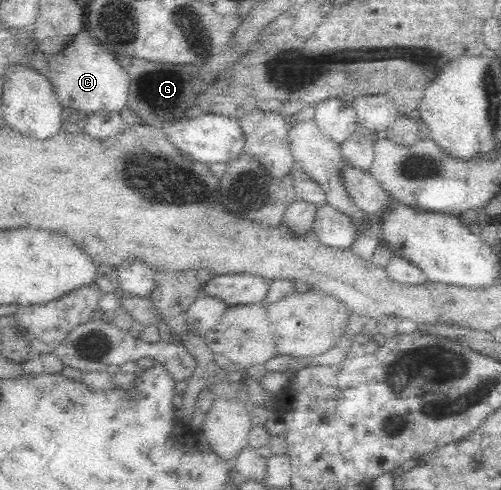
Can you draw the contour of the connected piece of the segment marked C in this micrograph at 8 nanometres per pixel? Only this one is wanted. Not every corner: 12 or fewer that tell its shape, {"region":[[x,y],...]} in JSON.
{"region":[[82,27],[51,55],[63,108],[119,112],[129,77]]}

